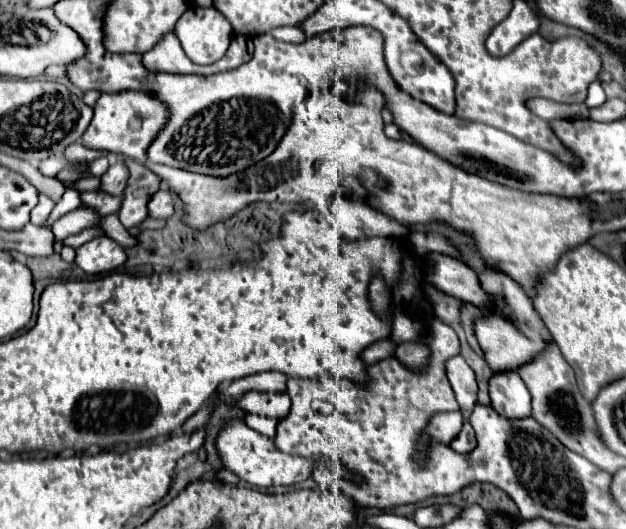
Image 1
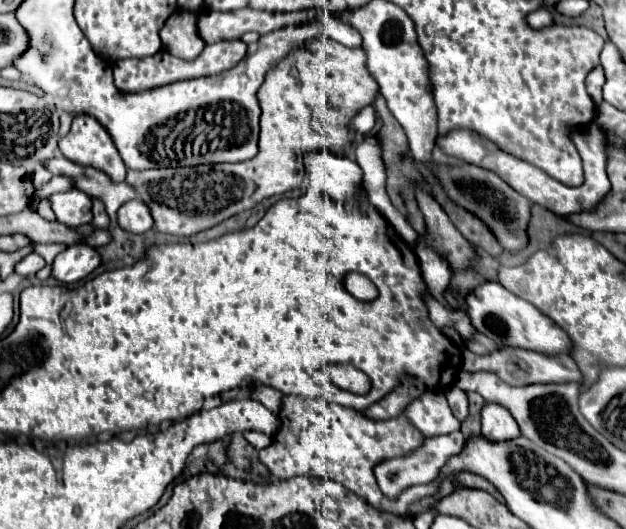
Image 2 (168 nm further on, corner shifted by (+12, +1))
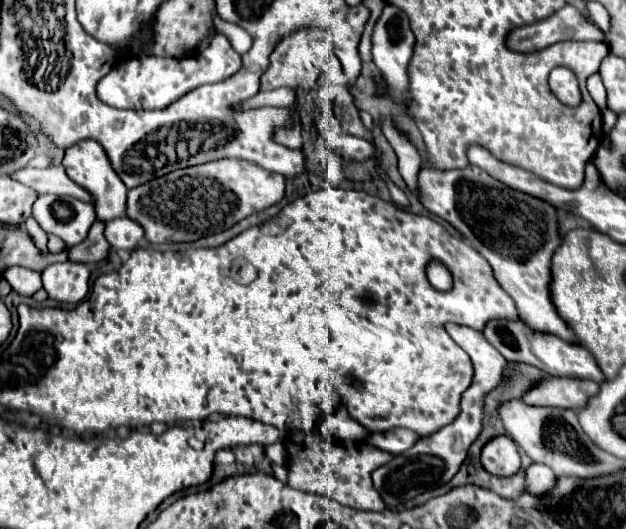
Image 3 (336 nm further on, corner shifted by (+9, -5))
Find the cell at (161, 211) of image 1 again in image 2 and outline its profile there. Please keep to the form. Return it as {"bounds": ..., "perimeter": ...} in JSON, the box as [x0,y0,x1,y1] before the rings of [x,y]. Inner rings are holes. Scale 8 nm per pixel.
{"bounds":[116,198,152,234],"perimeter":[[[138,198],[126,202],[118,210],[116,220],[118,220],[118,226],[130,234],[144,234],[146,230],[152,228],[152,216],[148,214],[148,208],[142,206]]]}

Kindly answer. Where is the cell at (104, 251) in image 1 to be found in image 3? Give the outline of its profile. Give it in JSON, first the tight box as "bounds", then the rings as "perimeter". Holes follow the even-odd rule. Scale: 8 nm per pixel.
{"bounds":[41,260,89,304],"perimeter":[[[67,260],[63,264],[51,264],[41,272],[43,288],[47,290],[49,298],[57,302],[77,304],[87,296],[89,274],[89,266],[81,262]]]}

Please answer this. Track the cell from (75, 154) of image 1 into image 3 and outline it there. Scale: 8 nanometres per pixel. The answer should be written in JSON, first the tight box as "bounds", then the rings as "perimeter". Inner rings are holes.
{"bounds":[25,216,47,252],"perimeter":[[[33,216],[25,222],[25,228],[27,228],[27,232],[31,232],[35,244],[39,244],[39,248],[43,248],[43,252],[47,252],[47,234],[43,232],[43,228],[39,228],[39,226],[35,224]]]}

